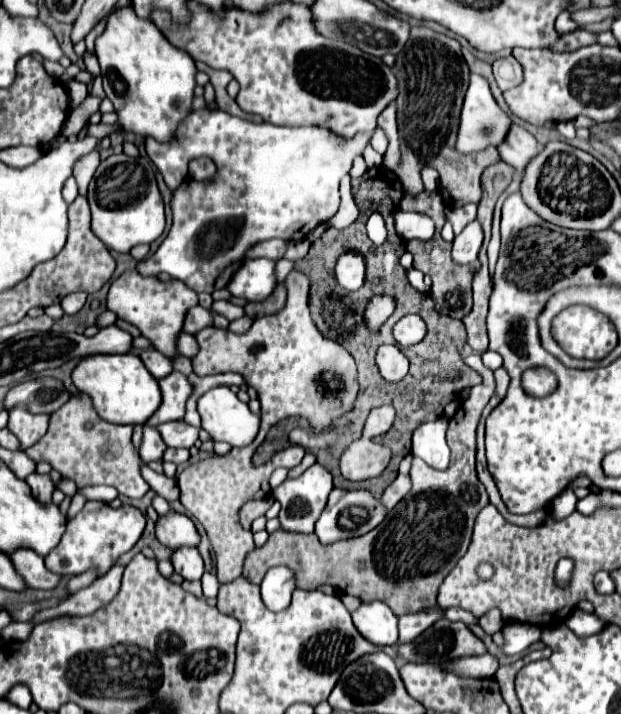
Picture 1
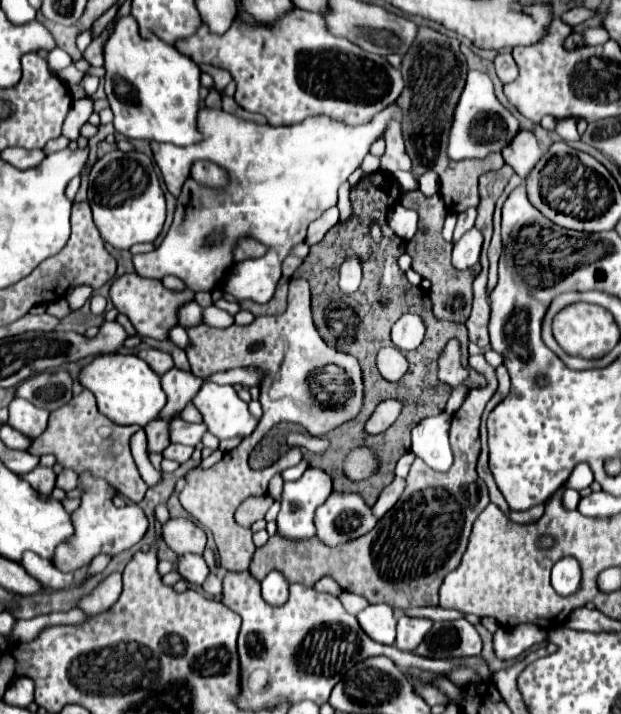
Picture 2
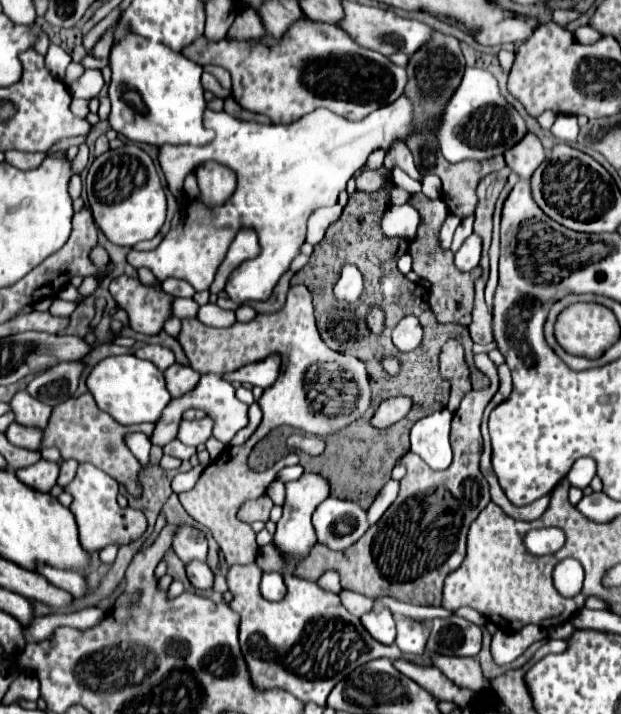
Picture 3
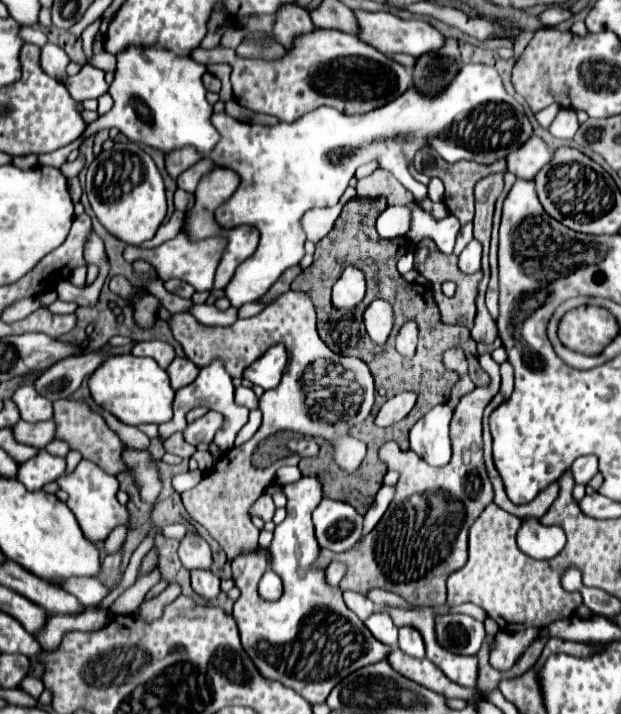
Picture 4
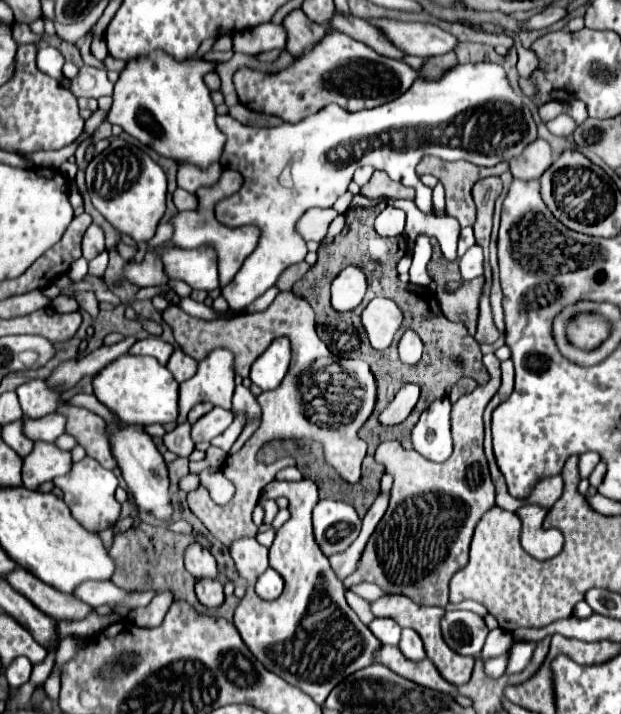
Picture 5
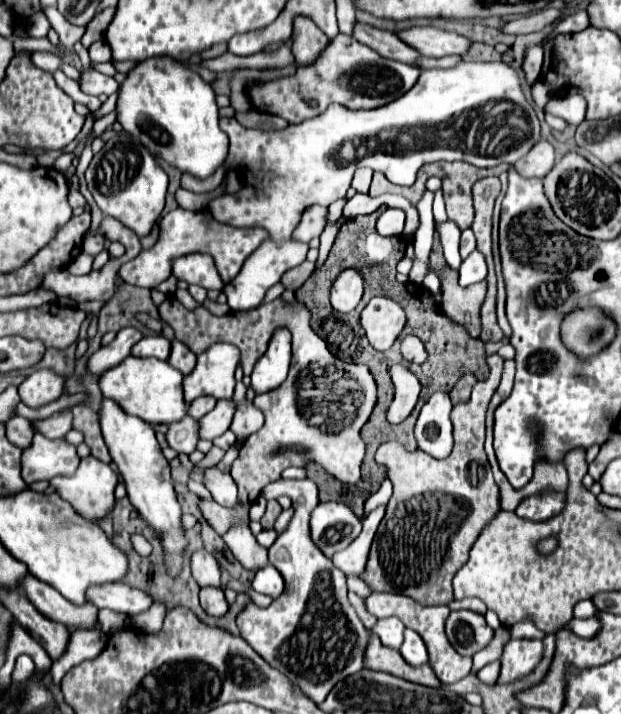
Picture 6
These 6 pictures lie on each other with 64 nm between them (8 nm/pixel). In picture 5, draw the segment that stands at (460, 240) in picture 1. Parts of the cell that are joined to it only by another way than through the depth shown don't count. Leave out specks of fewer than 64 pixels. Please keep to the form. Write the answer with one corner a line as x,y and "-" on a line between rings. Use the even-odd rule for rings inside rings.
474,244
472,248
468,248
468,252
460,258
460,272
464,280
472,280
482,276
484,266
482,266
484,258
482,258
482,248
478,244

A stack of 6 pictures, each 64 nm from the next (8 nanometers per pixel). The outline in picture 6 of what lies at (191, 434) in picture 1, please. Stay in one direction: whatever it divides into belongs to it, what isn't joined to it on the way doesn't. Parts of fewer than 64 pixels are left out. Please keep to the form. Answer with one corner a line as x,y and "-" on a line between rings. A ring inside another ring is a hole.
220,400
214,410
210,410
206,416
200,418
200,440
214,440
216,436
224,434
234,416
234,402
232,400

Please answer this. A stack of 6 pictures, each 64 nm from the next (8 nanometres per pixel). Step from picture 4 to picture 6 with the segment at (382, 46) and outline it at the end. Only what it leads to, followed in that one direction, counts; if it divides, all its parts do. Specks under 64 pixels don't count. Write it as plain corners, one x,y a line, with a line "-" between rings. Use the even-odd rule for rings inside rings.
410,26
398,30
396,36
400,36
400,40
404,40
408,46
416,48
420,56
432,56
432,58
442,58
448,54
464,54
472,44
468,38
460,34
446,32
434,26

